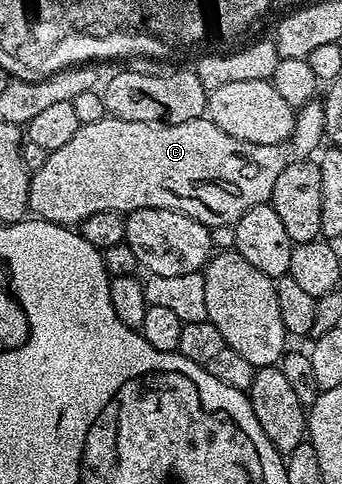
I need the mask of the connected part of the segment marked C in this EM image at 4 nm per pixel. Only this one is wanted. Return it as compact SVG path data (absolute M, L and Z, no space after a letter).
M320 101L307 103L305 107L296 111L296 124L292 130L292 136L286 142L278 145L254 145L250 141L230 137L230 133L218 129L218 125L214 125L212 120L207 117L186 121L185 123L143 123L142 121L122 121L121 119L106 117L97 123L83 124L78 129L78 133L74 133L74 137L70 137L70 141L66 141L66 145L62 145L62 149L54 149L48 153L46 165L42 165L42 169L31 172L28 180L28 209L37 219L45 219L51 223L63 223L65 225L79 225L86 217L103 211L123 211L127 213L147 207L153 207L154 209L169 207L178 213L186 213L186 217L194 217L194 221L204 224L209 229L228 224L234 225L242 217L242 213L246 213L246 209L254 209L254 205L271 200L274 181L278 181L279 175L282 173L282 169L286 169L286 165L290 165L299 159L315 156L321 150L325 139L324 104Z

